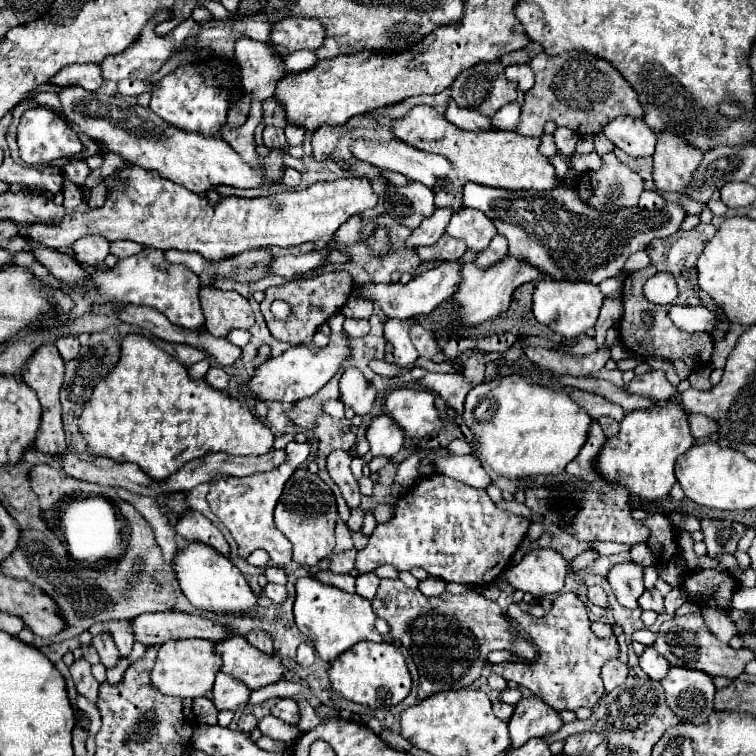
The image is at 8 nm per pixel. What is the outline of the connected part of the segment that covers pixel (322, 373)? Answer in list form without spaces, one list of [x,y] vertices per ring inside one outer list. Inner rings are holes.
[[[335,313],[327,325],[331,327],[329,343],[323,349],[313,349],[313,347],[291,347],[279,357],[267,359],[255,373],[255,377],[241,387],[239,399],[249,401],[251,405],[257,401],[281,401],[281,403],[295,403],[305,397],[311,397],[315,391],[319,391],[327,381],[335,377],[335,373],[341,369],[341,365],[349,359],[351,349],[349,349],[349,337],[343,329],[343,313]]]

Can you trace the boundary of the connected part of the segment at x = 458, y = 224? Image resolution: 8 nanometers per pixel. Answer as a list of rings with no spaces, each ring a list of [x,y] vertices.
[[[463,207],[459,213],[451,217],[451,223],[445,233],[455,239],[463,239],[469,249],[479,253],[487,247],[497,229],[495,225],[491,225],[491,219],[485,213]]]

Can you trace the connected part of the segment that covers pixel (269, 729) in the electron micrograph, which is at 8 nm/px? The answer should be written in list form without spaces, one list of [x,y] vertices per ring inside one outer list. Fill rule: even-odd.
[[[267,715],[265,719],[261,719],[259,731],[261,731],[263,735],[269,735],[271,739],[287,741],[287,743],[295,741],[295,737],[299,737],[299,733],[303,733],[299,727],[289,725],[289,723],[285,723],[285,721],[281,721],[281,719],[273,717],[273,715]]]

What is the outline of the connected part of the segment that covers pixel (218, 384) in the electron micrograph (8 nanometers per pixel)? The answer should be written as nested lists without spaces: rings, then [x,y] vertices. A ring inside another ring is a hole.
[[[211,367],[211,369],[207,371],[205,379],[207,379],[209,385],[213,385],[213,387],[219,389],[219,391],[225,391],[225,389],[227,389],[227,383],[229,383],[229,375],[227,375],[221,367]]]

